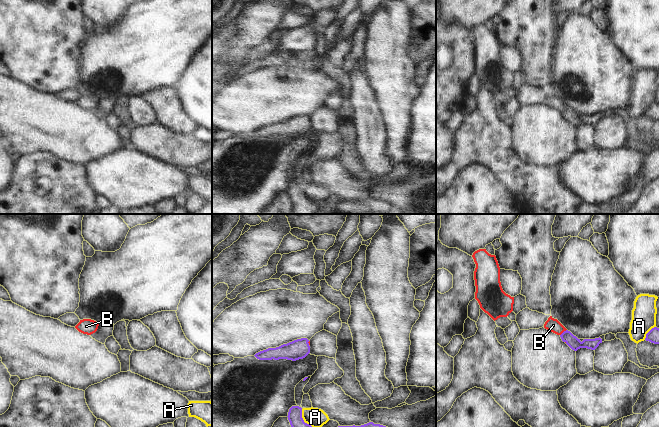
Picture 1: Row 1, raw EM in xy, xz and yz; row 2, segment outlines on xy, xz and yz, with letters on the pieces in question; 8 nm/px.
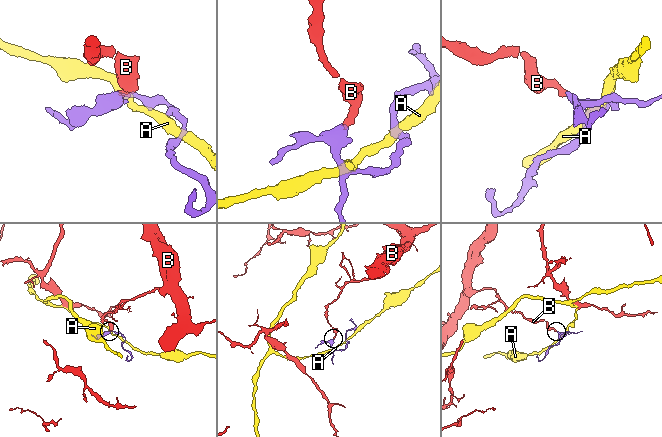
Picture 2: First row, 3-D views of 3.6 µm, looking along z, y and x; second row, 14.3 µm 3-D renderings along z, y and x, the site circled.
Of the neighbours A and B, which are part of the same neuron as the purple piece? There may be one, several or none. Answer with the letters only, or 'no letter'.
B

